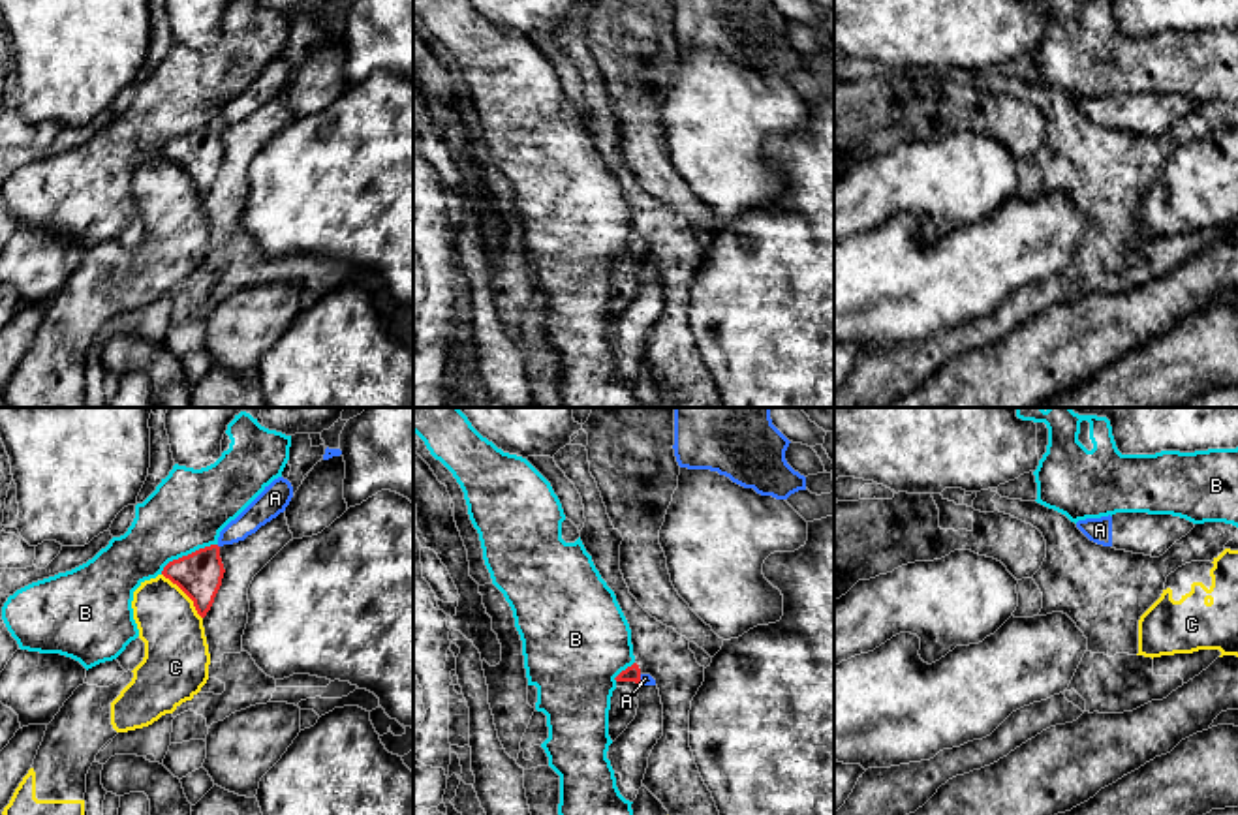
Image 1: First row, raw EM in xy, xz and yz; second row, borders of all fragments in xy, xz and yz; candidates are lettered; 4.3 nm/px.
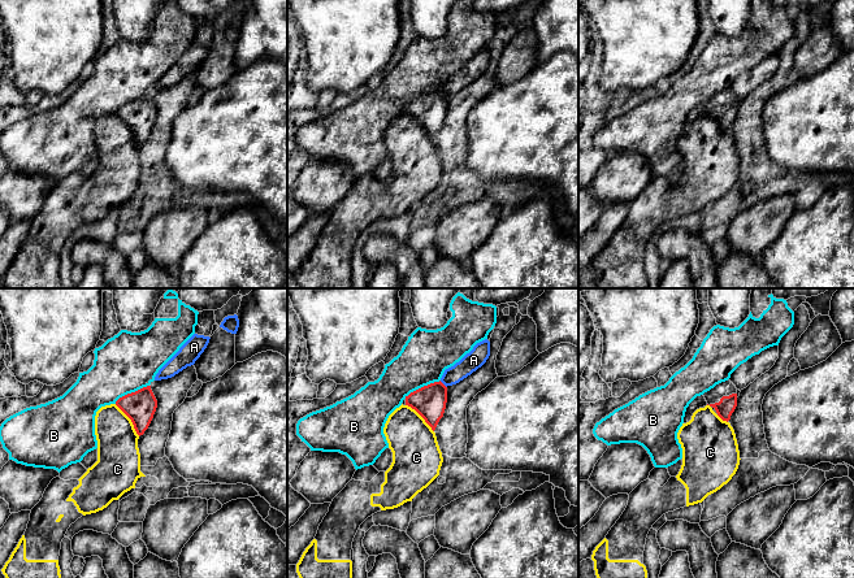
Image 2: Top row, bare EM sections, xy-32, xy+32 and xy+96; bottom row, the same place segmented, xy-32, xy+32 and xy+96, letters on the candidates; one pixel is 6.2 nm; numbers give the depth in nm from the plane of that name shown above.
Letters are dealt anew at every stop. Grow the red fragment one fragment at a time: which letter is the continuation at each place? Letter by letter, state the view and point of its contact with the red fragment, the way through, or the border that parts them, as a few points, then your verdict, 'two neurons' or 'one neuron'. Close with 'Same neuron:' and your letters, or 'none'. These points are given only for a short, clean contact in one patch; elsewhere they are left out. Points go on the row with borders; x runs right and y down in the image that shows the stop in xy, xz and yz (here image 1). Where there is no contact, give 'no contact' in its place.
A: meets red in xz at (639, 680); border along xz (639, 675), (641, 684); two neurons
B: meets red in xy at (188, 554); border along xy (216, 543), (173, 558), (160, 573); two neurons
C: meets red in xy at (186, 594); two neurons
Same neuron: none

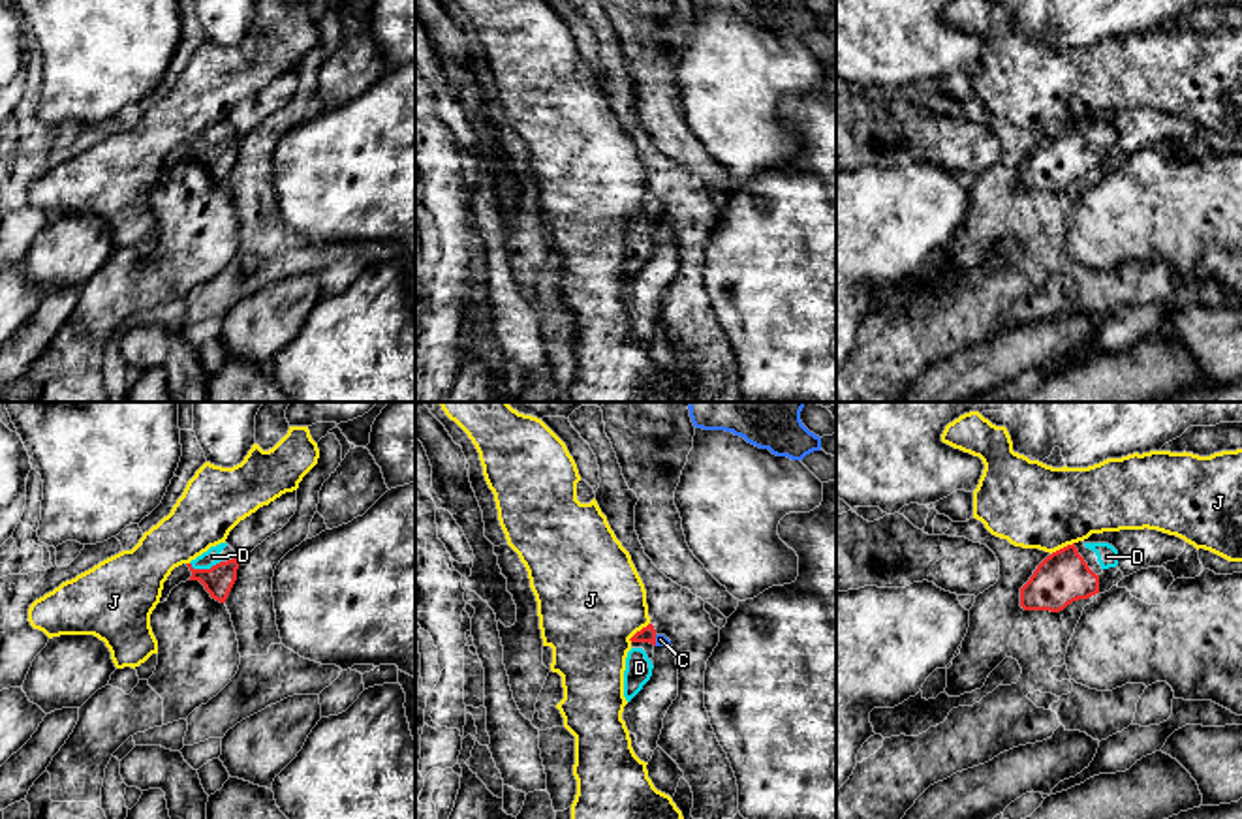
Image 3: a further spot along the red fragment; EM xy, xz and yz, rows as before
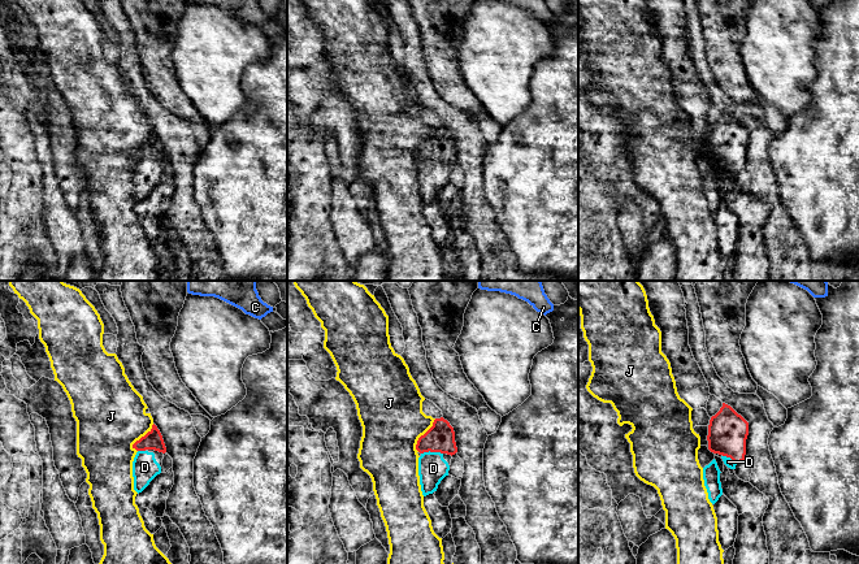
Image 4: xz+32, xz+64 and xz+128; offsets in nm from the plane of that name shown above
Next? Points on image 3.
C: meets red in xz at (654, 641); border along xz (654, 635), (656, 645); two neurons
D: meets red in xy at (205, 570); runs through xy (218, 581), (205, 570), (213, 556); one neuron
J: meets red in yz at (1064, 547); border along yz (1073, 541), (1051, 555); two neurons
Same neuron: D

